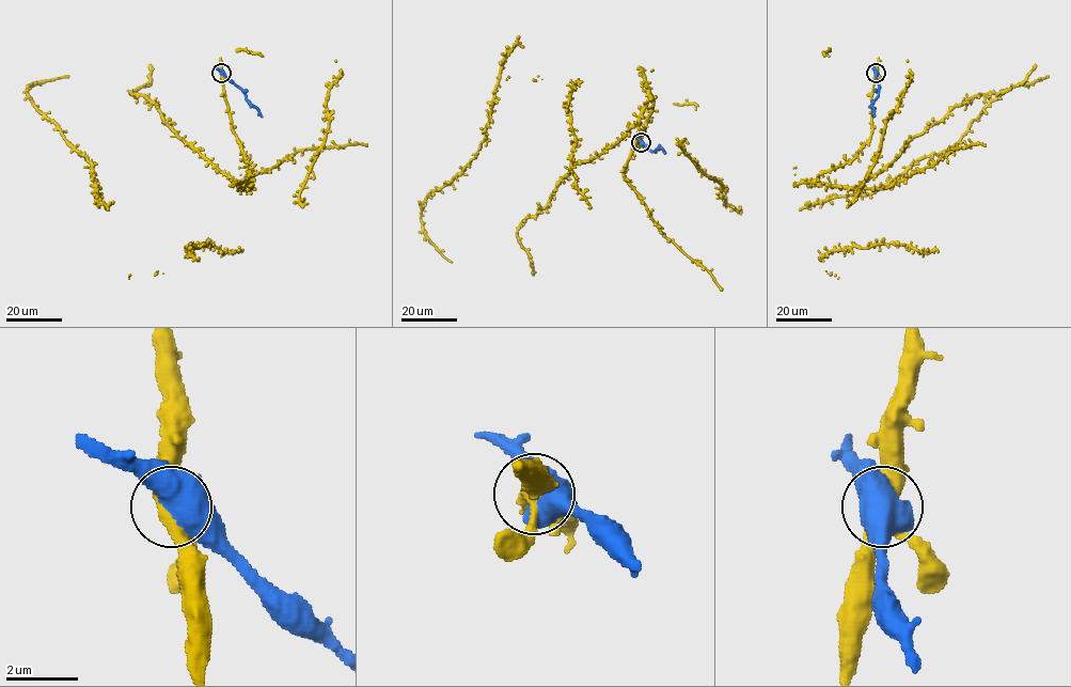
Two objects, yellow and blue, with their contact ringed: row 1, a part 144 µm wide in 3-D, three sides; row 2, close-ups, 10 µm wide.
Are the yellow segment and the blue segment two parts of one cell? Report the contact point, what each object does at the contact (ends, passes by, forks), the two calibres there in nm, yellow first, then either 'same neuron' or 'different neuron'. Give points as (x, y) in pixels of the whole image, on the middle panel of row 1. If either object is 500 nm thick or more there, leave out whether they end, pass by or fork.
at (641, 142); 380 nm thick on the yellow side, 600 nm on the other; different neuron

